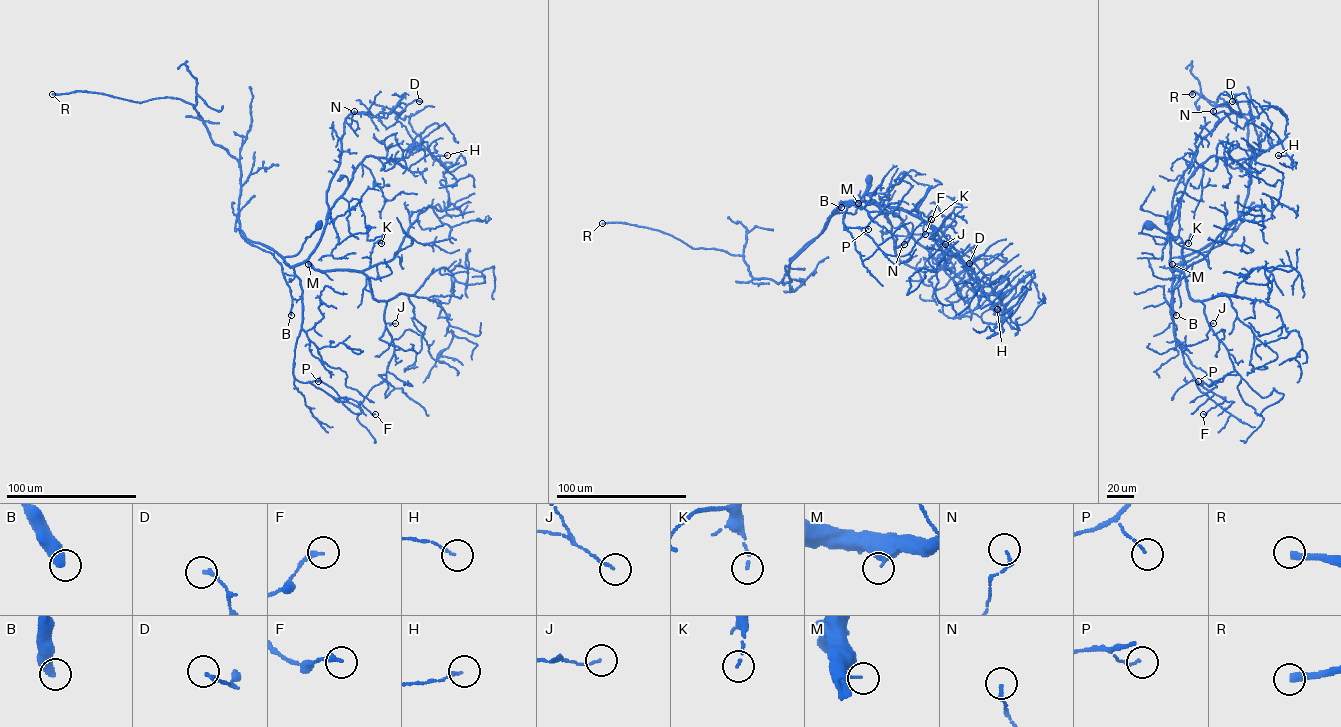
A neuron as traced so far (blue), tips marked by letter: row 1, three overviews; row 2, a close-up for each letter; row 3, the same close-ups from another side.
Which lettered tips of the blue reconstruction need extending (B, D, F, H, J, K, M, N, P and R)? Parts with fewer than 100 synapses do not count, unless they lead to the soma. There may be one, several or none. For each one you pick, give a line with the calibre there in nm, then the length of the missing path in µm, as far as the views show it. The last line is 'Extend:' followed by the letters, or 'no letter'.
R: Thickness 360 nm. Missing length about 300 µm
Extend: R

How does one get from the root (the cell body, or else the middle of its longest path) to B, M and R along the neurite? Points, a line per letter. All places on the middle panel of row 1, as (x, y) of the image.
B: (868, 179), (856, 212), (834, 213), (790, 259), (786, 272), (842, 202), (841, 207)
M: (868, 179), (867, 189), (856, 212), (834, 213), (845, 202), (858, 203)
R: (868, 179), (856, 212), (834, 213), (790, 259), (785, 282), (753, 278), (740, 255), (602, 223)

